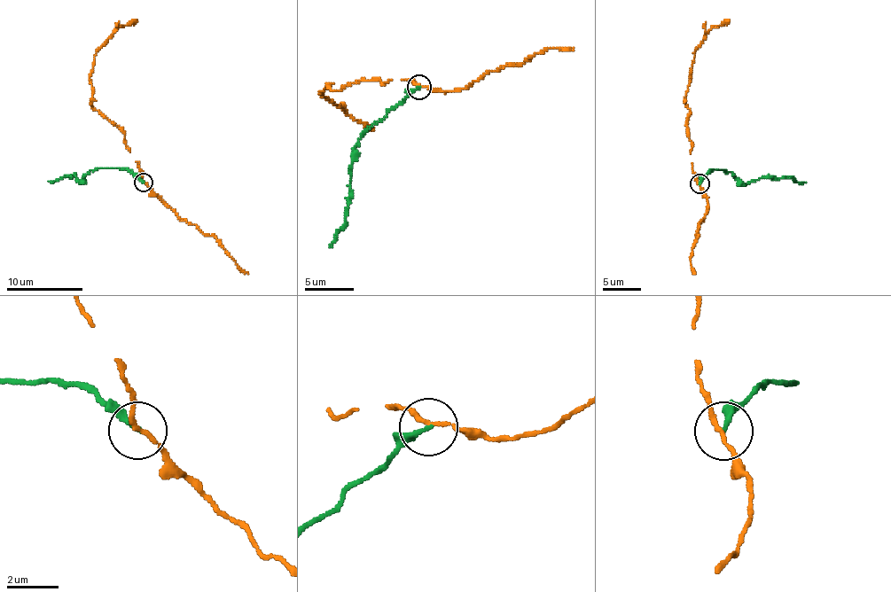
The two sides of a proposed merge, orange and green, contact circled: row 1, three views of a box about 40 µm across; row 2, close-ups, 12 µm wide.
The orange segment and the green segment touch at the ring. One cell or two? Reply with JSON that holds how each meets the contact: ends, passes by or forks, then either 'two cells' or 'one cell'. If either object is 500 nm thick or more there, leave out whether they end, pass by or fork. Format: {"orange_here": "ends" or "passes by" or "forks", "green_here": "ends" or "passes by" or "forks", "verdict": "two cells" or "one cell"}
{"orange_here": "passes by", "green_here": "ends", "verdict": "two cells"}

